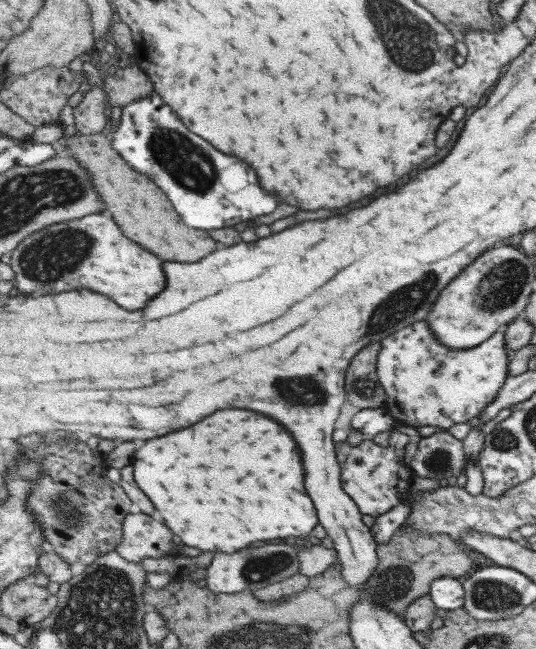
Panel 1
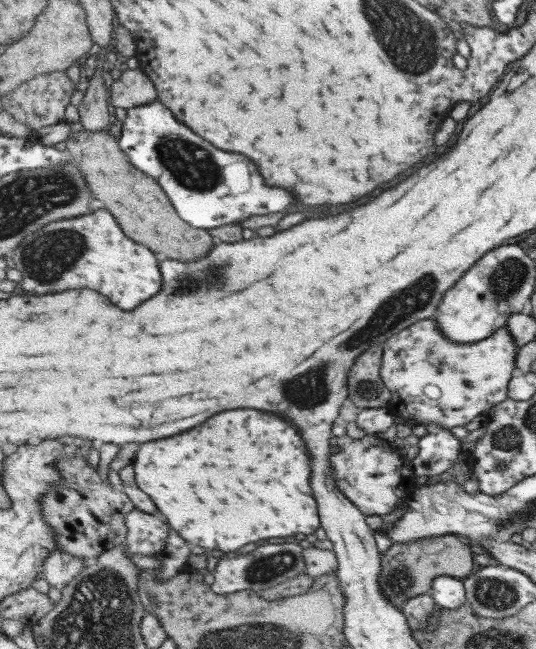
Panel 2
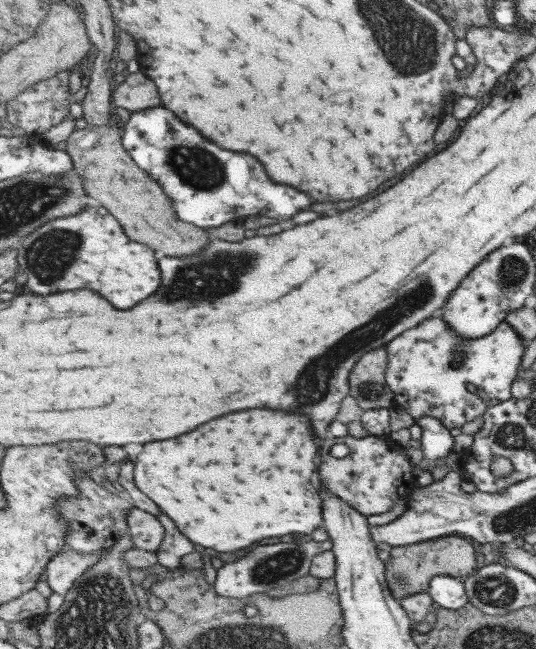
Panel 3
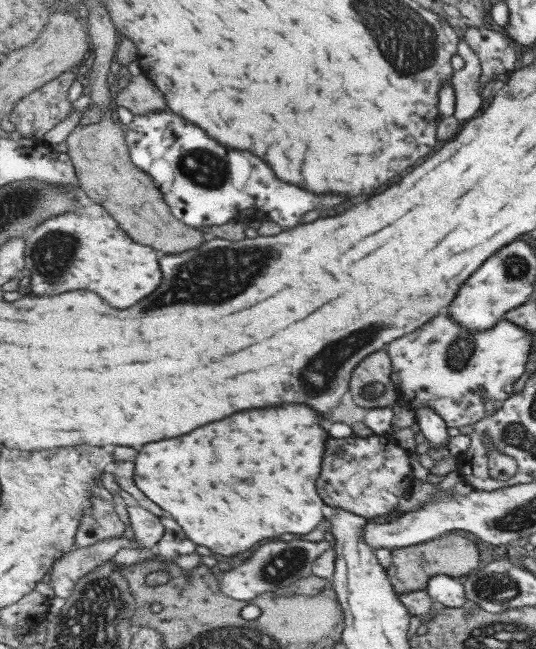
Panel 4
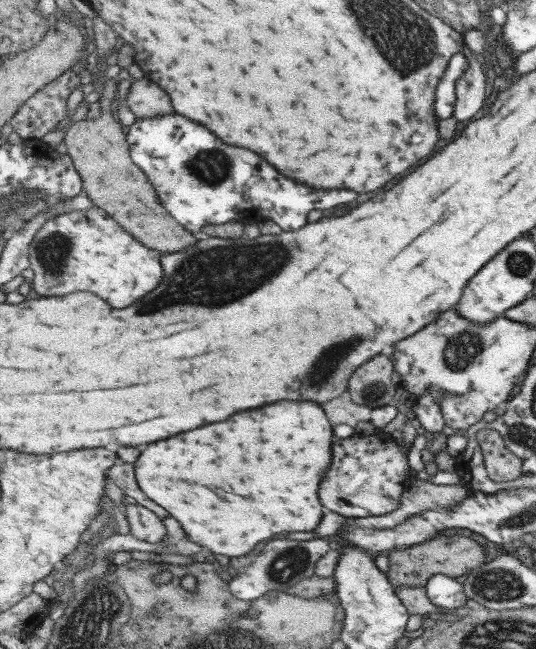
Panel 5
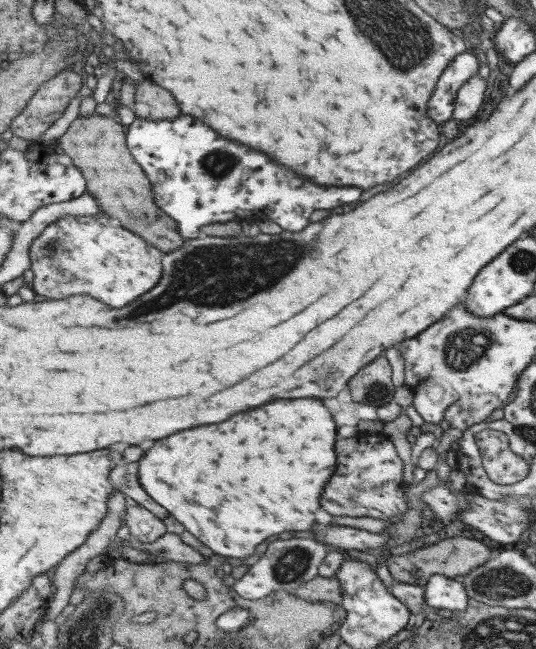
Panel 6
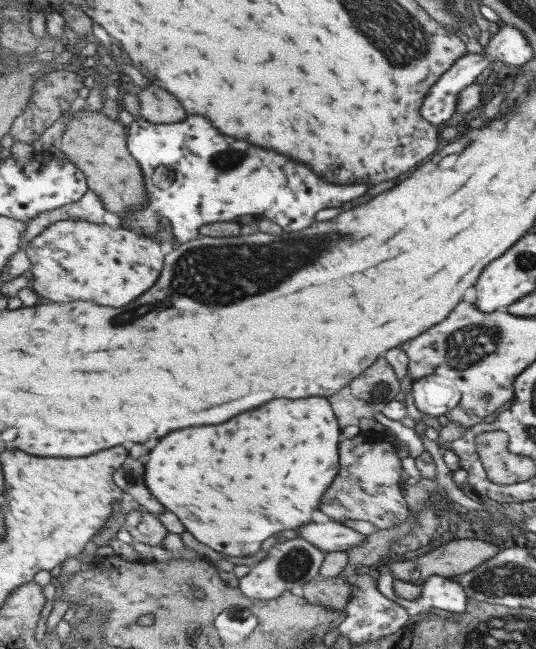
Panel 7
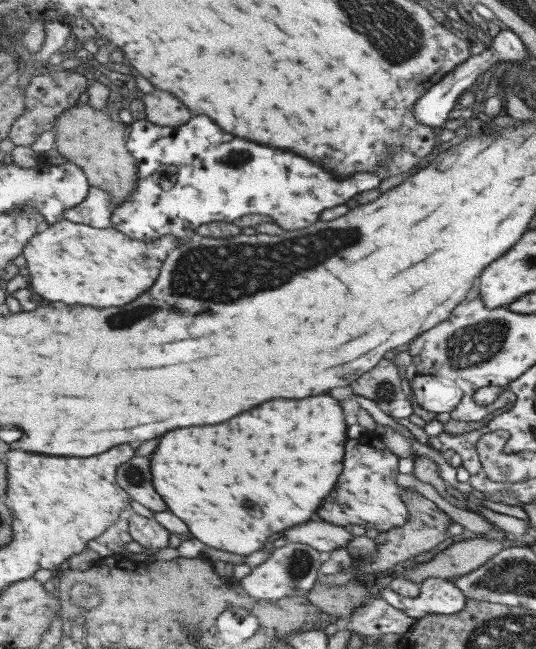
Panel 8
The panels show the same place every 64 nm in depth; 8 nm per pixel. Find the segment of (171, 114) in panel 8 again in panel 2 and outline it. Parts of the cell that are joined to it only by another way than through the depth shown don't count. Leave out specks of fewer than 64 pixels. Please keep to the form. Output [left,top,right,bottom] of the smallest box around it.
[110,67,157,110]

